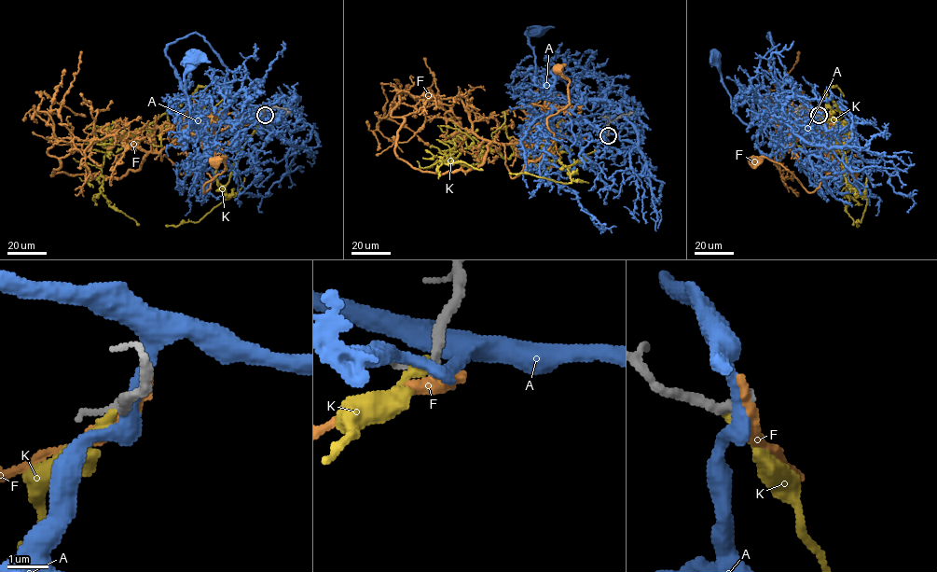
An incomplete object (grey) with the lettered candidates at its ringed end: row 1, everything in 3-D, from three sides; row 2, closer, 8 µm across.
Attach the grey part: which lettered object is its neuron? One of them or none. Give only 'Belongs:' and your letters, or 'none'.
Belongs: none

